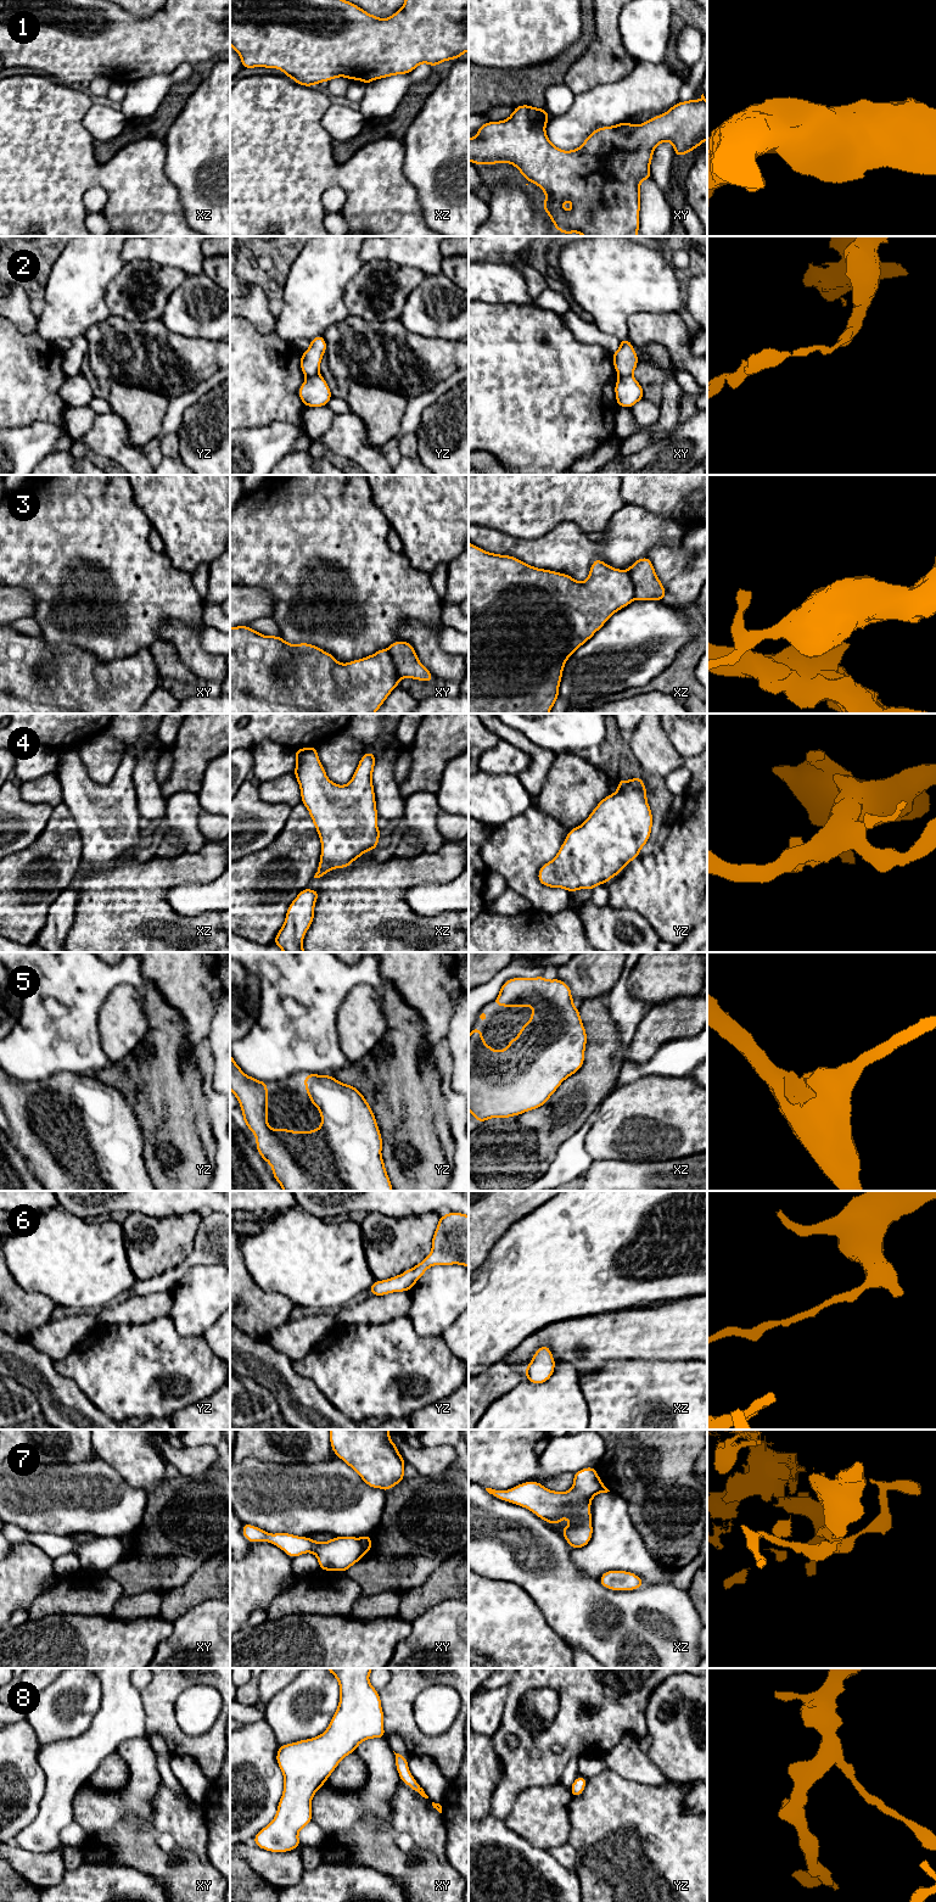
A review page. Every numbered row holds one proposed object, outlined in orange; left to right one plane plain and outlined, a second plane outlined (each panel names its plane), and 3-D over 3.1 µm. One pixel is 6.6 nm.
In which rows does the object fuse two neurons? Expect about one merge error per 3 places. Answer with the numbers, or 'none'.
2, 3, 7

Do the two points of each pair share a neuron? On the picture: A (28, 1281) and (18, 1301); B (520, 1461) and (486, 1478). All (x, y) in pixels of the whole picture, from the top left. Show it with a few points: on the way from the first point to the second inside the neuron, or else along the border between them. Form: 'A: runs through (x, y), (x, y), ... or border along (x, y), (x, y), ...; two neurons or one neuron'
A: border along (12, 1276), (22, 1288), (44, 1293), (51, 1301); two neurons
B: runs through (511, 1461), (503, 1461), (494, 1470); one neuron

